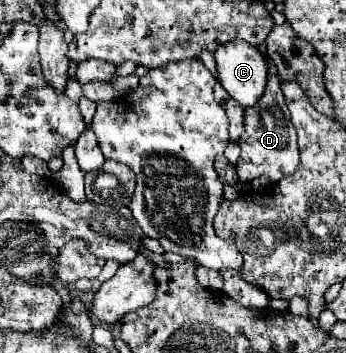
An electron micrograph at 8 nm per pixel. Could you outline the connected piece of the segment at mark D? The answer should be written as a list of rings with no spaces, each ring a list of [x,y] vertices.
[[[269,60],[269,84],[261,100],[245,110],[245,132],[239,138],[241,156],[237,160],[237,174],[241,182],[251,182],[257,176],[267,176],[273,184],[283,180],[283,176],[291,176],[299,166],[299,146],[297,146],[297,132],[291,124],[289,108],[285,104],[281,92],[281,80],[277,76],[275,64]]]

